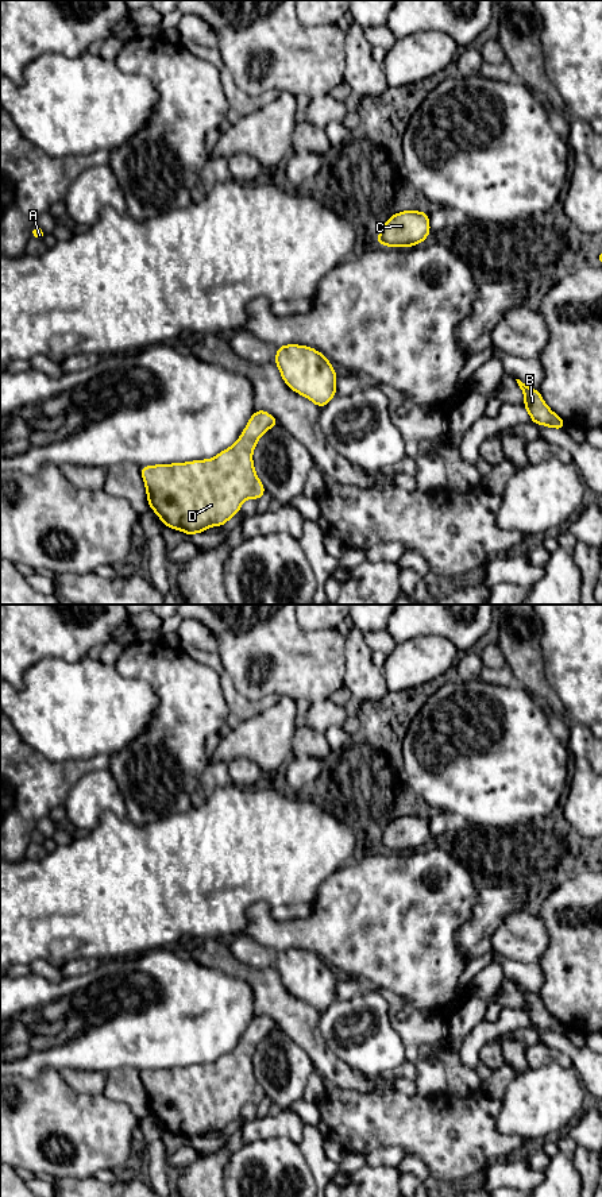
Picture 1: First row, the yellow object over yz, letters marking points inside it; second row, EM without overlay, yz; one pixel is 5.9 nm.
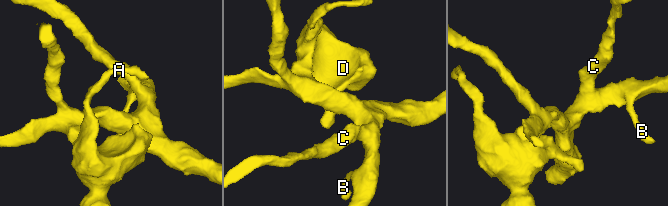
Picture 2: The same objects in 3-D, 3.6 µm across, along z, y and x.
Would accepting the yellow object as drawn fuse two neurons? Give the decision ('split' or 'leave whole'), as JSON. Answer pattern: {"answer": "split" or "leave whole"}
{"answer": "leave whole"}

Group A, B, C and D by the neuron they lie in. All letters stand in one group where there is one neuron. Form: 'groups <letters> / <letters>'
groups A B C D

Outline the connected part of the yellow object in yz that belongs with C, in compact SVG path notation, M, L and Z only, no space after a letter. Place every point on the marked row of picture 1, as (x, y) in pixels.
M404 211L394 213L374 239L386 247L413 247L431 233L428 212Z

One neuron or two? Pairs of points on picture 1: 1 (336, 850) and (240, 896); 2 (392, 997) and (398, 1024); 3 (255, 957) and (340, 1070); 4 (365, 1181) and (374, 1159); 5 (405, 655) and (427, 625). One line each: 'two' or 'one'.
1: one
2: one
3: two
4: two
5: two

